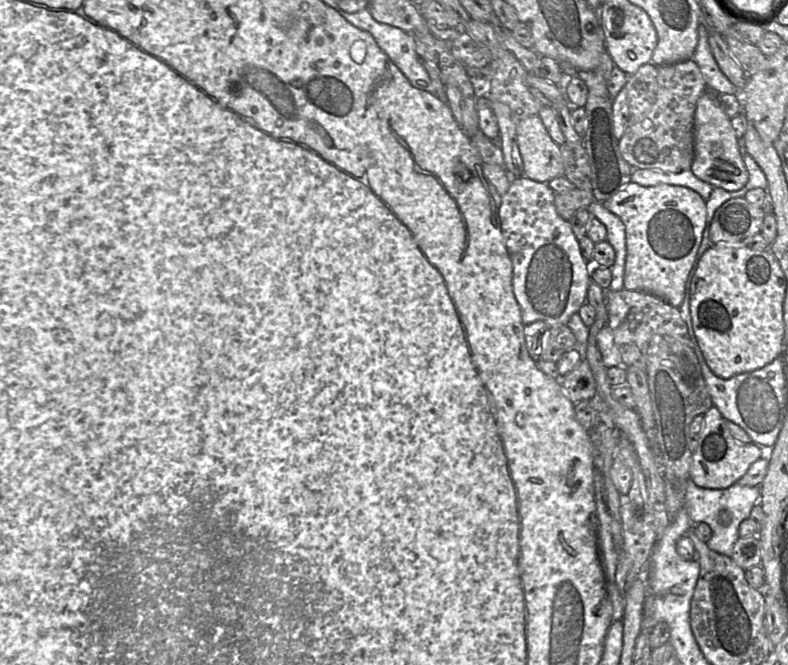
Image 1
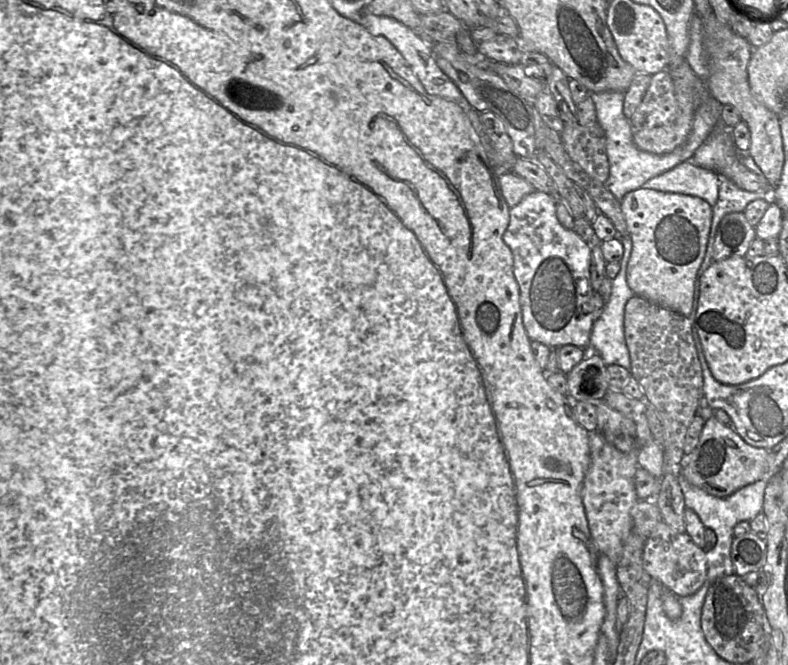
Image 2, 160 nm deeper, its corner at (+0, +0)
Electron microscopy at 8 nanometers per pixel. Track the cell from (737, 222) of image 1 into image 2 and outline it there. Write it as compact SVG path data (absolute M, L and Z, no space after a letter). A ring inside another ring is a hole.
M744 212L726 214L718 225L713 243L714 261L732 256L747 255L749 246L757 237Z

